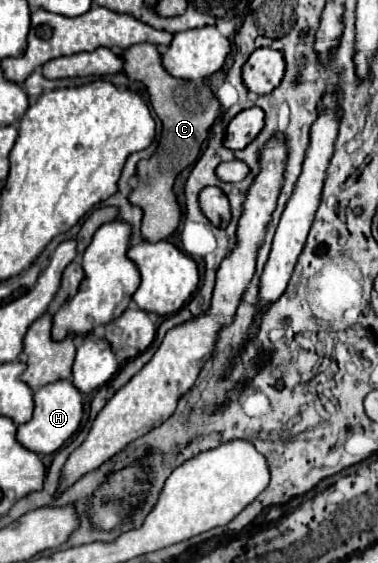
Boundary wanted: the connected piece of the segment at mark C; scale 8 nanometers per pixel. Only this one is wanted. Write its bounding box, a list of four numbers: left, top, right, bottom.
[123,43,221,243]

